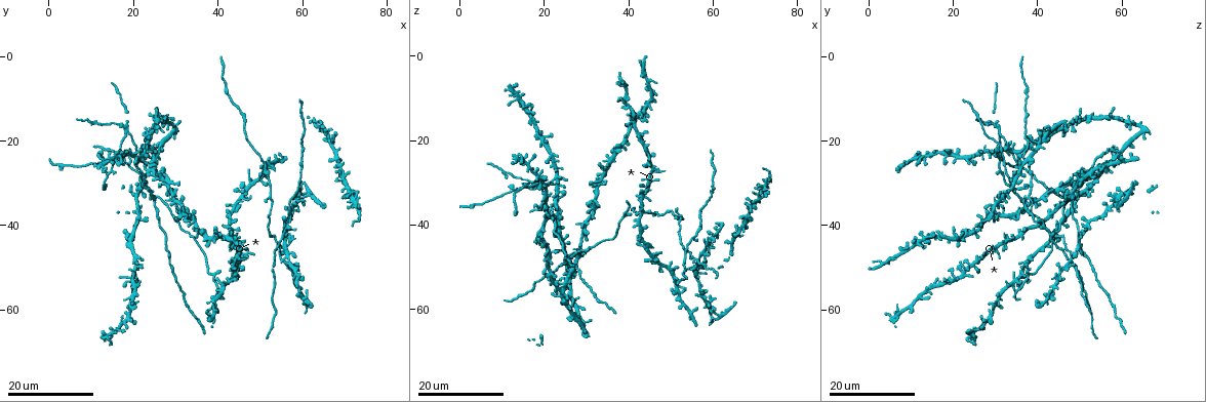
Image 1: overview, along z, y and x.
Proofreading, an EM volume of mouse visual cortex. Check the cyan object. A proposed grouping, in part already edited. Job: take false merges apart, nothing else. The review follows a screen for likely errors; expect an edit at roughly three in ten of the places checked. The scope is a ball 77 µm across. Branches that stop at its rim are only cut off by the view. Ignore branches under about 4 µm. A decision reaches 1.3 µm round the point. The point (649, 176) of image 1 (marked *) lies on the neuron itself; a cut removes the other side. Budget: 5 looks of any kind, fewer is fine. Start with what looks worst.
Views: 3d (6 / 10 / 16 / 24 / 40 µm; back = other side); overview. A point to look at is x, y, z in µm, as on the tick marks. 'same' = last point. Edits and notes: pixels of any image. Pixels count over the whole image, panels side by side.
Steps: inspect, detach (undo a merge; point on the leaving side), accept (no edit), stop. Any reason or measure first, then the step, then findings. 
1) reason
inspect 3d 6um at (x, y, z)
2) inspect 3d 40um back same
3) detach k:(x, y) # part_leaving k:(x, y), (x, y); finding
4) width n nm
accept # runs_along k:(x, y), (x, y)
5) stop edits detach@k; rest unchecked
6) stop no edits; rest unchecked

small branch off a trunk
inspect 3d 24um at (54.0, 45.5, 45.0)

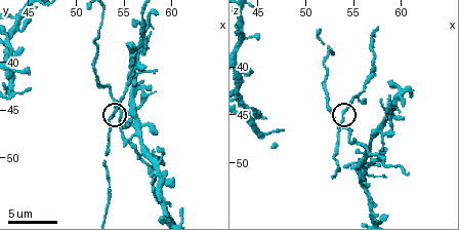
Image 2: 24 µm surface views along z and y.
inspect 3d 10um at (53.6, 45.4, 45.8)

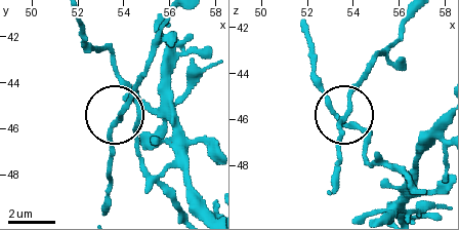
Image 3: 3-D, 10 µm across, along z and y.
side_arm 26 um; arms 3
accept # continuous, no second neuron

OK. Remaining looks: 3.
three arms meet
inspect 3d 10um at (57.0, 48.2, 47.8)

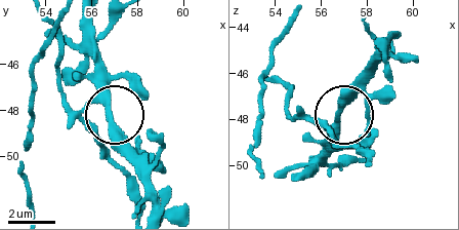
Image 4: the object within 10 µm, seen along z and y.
arms 3
accept # all the same neuron

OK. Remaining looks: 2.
looks like a crossing
inspect 3d 10um at (56.6, 44.8, 50.2)

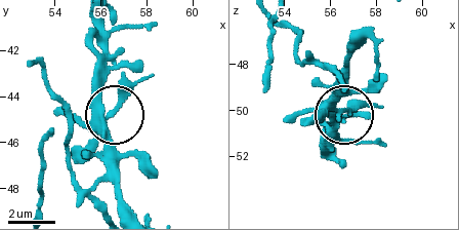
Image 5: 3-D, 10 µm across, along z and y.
accept # all the same neuron

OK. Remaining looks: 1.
stop no edits; rest unchecked

